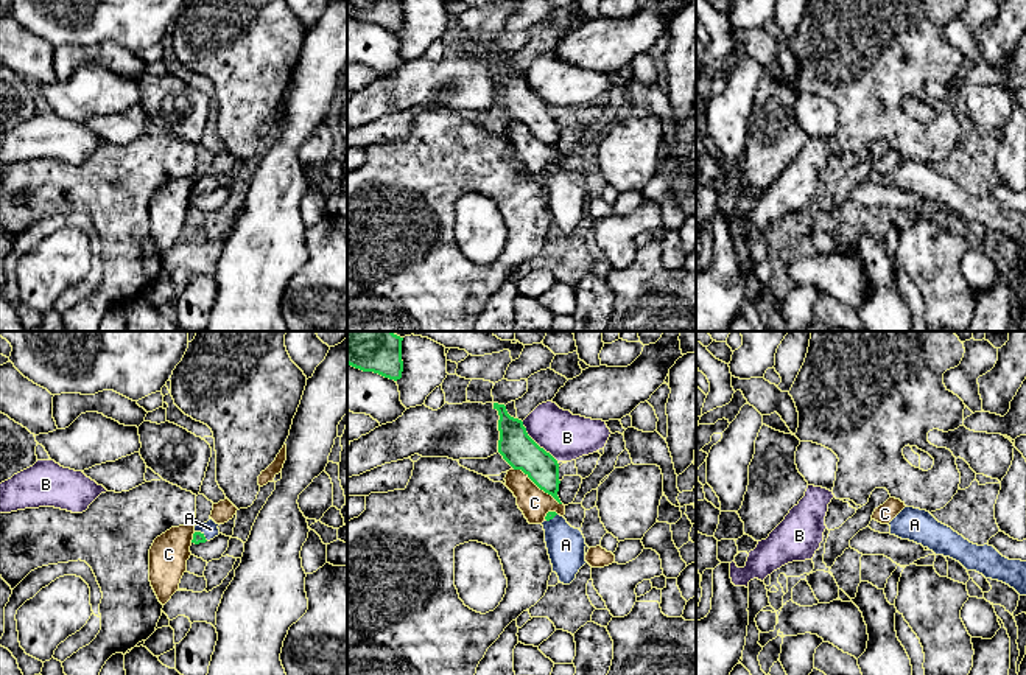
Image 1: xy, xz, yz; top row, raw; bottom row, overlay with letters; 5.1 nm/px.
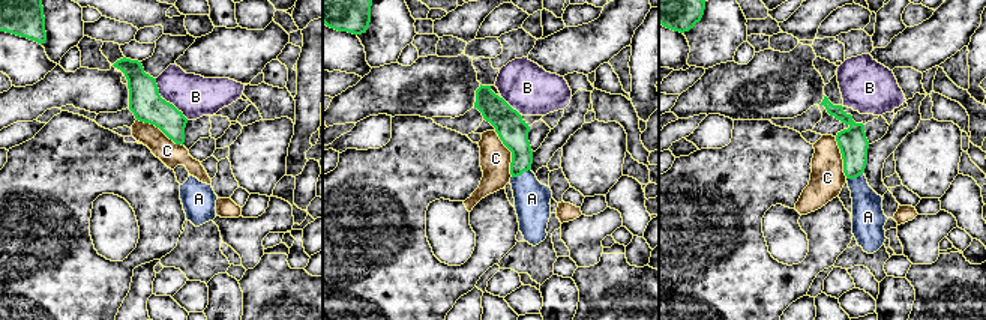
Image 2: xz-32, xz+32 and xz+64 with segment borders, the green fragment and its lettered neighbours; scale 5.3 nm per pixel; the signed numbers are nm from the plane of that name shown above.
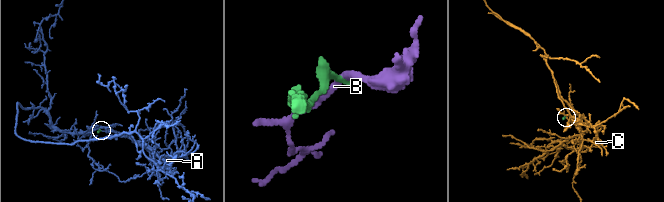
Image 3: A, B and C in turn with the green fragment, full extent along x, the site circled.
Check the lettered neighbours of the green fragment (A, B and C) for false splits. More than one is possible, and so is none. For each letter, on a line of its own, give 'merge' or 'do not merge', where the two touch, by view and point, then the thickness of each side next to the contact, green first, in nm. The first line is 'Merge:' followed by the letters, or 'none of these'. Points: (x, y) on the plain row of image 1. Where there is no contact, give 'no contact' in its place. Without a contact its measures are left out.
Merge: A
A: merge; meets green in xy at (201, 185); 60 nm thick on the green side, 80 nm on the other
B: do not merge; meets green in xz at (536, 95); 180 nm thick on the green side, 240 nm on the other
C: do not merge; meets green in xz at (537, 137); 180 nm thick on the green side, 160 nm on the other

